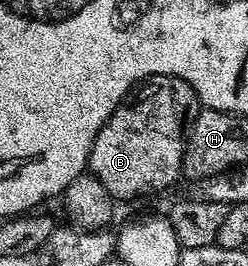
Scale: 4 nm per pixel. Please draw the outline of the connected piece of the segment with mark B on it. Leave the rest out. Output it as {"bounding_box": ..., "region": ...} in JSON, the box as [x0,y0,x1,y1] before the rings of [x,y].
{"bounding_box":[88,75,198,201],"region":[[[170,75],[144,80],[116,107],[103,129],[99,129],[95,145],[91,145],[88,170],[103,181],[117,201],[167,190],[176,179],[182,178],[185,137],[198,110],[197,94],[187,81]]]}

